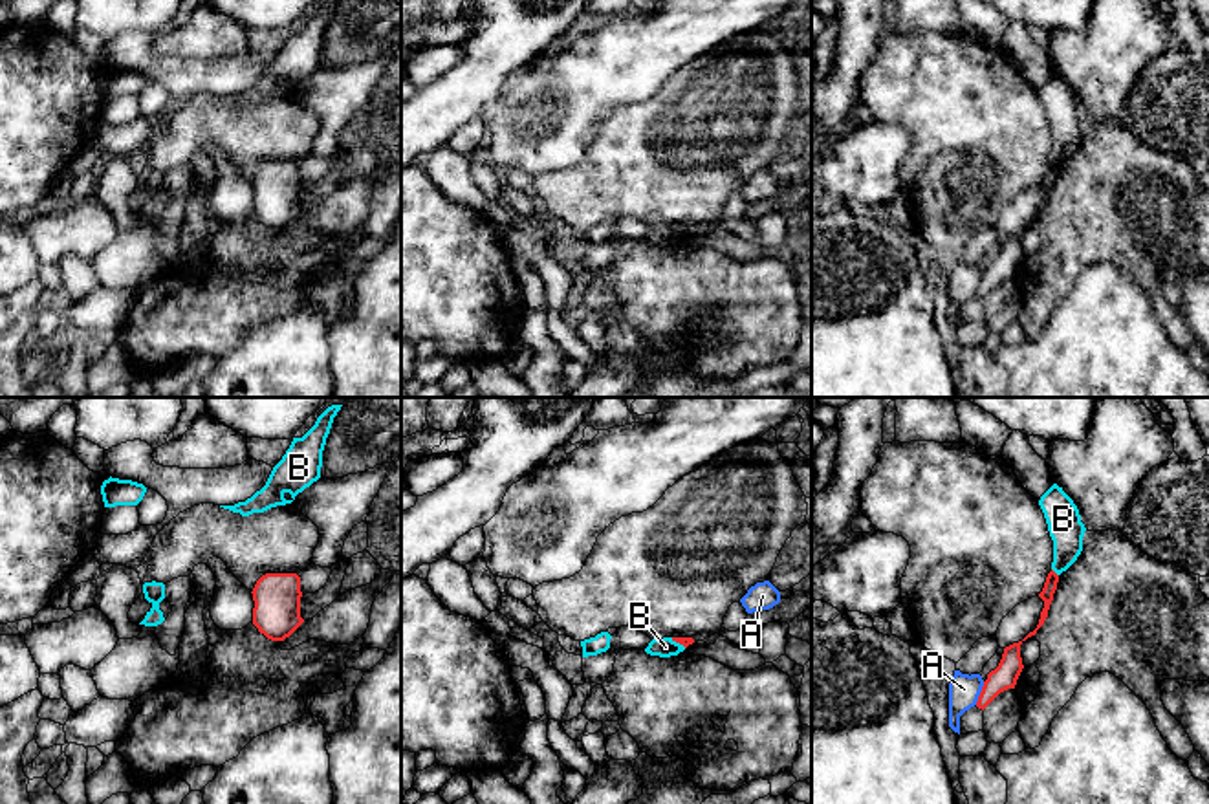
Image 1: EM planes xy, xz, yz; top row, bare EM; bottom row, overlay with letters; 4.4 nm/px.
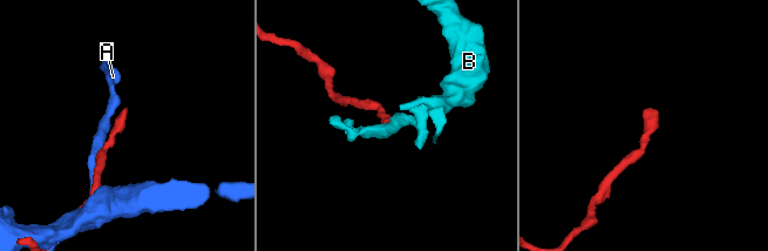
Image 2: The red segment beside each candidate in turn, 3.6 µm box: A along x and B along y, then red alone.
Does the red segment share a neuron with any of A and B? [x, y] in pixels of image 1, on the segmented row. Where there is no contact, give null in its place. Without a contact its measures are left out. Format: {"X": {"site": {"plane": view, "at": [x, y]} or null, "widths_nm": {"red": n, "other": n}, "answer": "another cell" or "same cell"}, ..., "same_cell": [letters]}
{"A": {"site": {"plane": "yz", "at": [980, 693]}, "widths_nm": {"red": 110, "other": 140}, "answer": "another cell"}, "B": {"site": {"plane": "yz", "at": [1054, 572]}, "widths_nm": {"red": 60, "other": 150}, "answer": "another cell"}, "same_cell": []}

